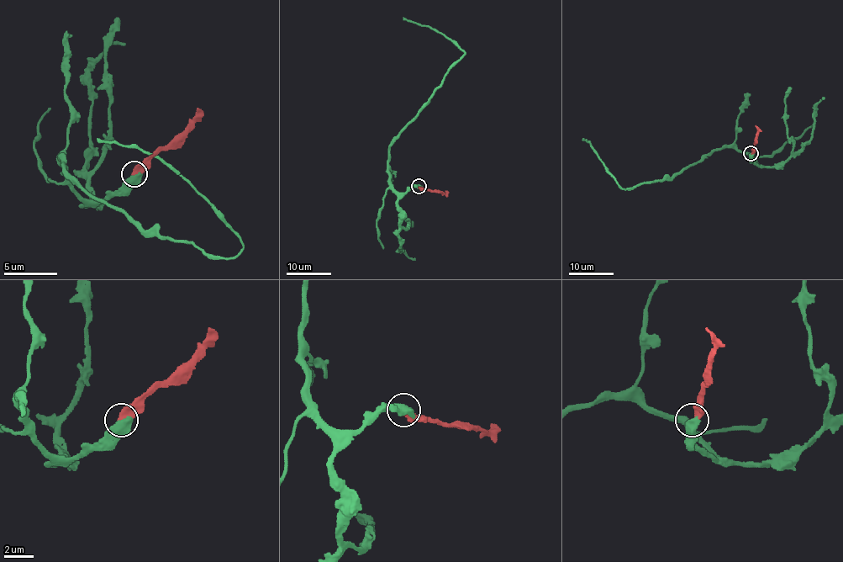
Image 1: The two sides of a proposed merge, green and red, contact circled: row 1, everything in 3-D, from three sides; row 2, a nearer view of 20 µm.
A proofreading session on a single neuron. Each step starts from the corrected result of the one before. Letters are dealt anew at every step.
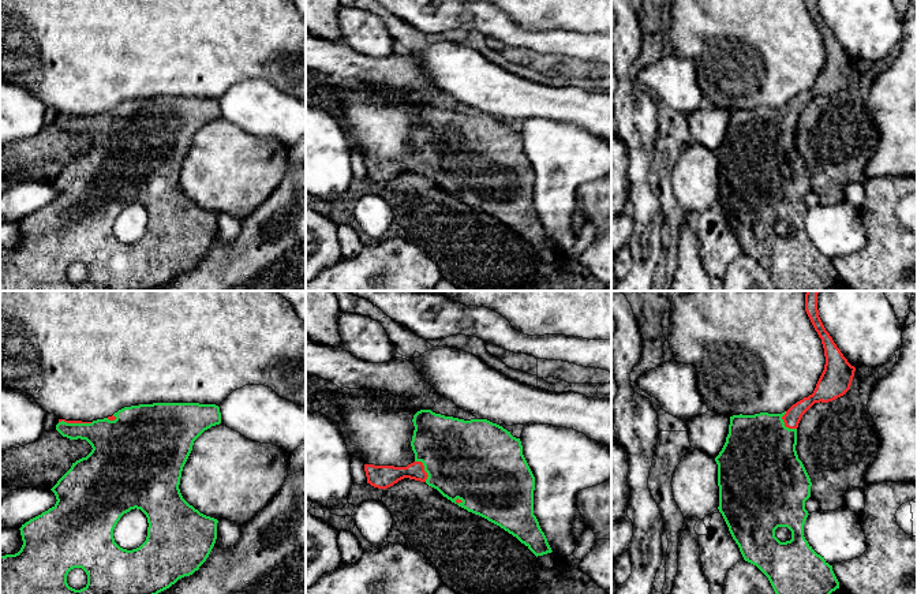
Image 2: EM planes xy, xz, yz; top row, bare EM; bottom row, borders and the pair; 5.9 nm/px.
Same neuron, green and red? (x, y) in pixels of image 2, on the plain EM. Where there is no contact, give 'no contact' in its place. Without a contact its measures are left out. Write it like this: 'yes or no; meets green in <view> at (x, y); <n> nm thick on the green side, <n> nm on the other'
yes; meets green in xz at (425, 163); 460 nm thick on the green side, 140 nm on the other

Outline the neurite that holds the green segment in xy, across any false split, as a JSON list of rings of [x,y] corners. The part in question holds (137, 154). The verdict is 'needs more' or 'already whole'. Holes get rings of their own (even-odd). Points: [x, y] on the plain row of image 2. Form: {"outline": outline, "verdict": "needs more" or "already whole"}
{"outline": [[[199,97],[131,100],[93,116],[59,113],[56,124],[63,131],[86,134],[93,143],[86,152],[72,157],[50,183],[56,198],[22,218],[20,244],[0,250],[0,291],[154,291],[198,265],[216,238],[218,214],[190,199],[179,179],[194,135],[205,124],[220,117],[220,101]],[[135,202],[147,212],[147,231],[139,242],[127,244],[115,236],[113,224],[120,212]],[[74,262],[82,262],[87,269],[87,279],[81,284],[67,277],[67,269]]], "verdict": "needs more"}

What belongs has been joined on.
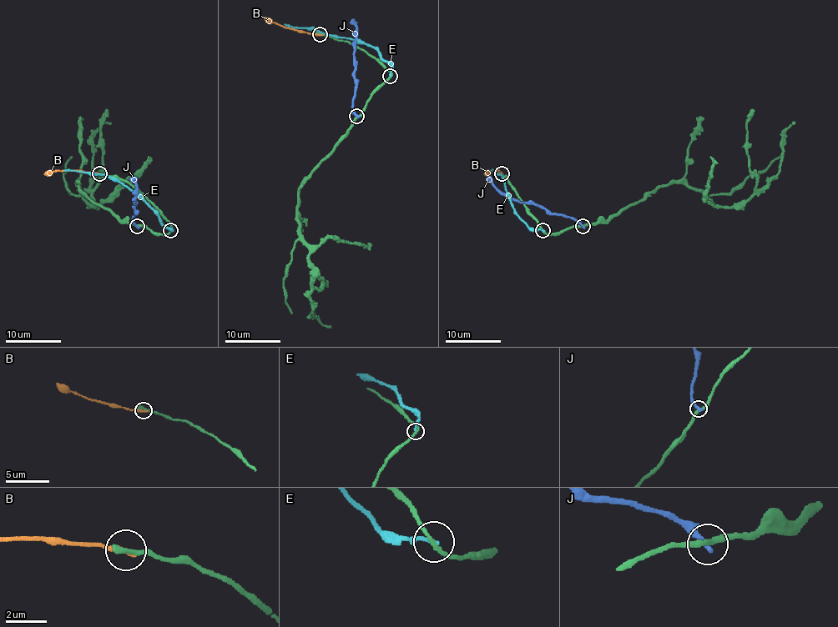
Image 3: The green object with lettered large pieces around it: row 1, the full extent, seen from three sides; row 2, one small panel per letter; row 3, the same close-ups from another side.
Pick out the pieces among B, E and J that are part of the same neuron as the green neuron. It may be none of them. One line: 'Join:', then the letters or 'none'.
Join: none

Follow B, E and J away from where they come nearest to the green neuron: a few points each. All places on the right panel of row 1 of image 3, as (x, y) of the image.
B: (502, 174), (495, 171), (484, 174)
E: (543, 231), (529, 228), (514, 211), (503, 178), (493, 170), (491, 171)
J: (583, 227), (571, 218), (548, 214), (535, 204), (510, 200), (495, 186), (489, 177)

